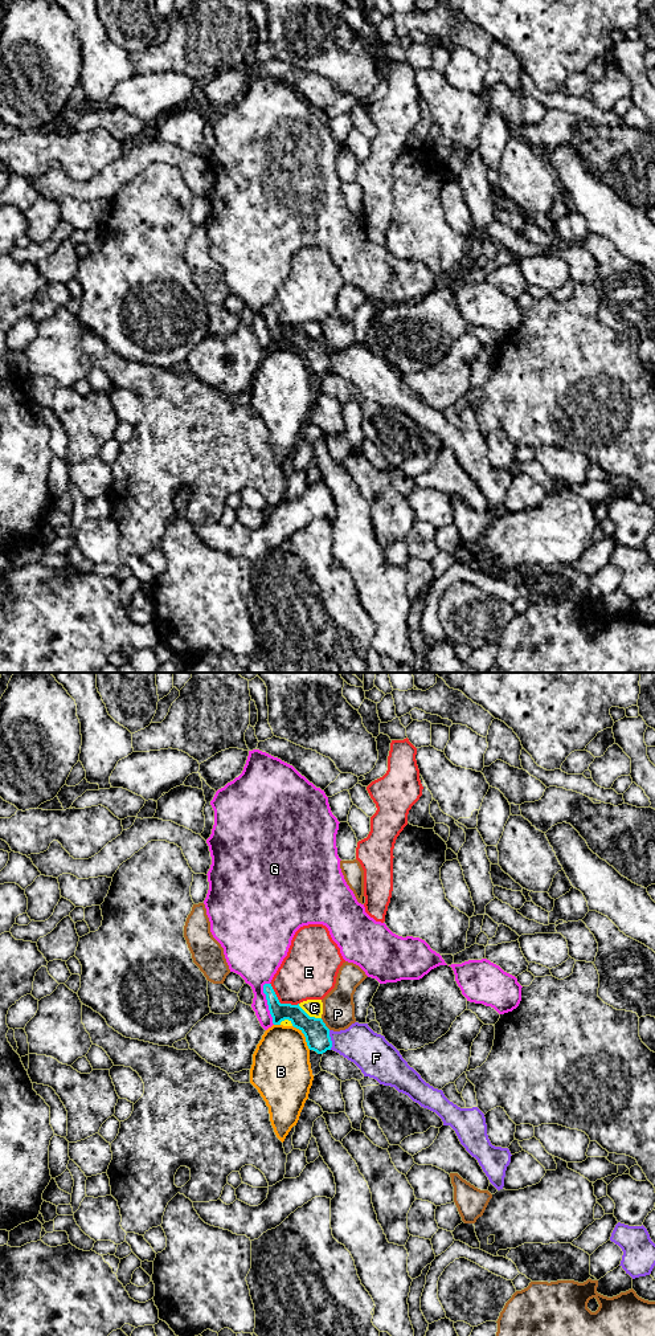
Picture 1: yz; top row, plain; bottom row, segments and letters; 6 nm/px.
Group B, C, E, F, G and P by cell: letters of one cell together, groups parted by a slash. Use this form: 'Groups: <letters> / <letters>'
Groups: B / C / E G / F / P

